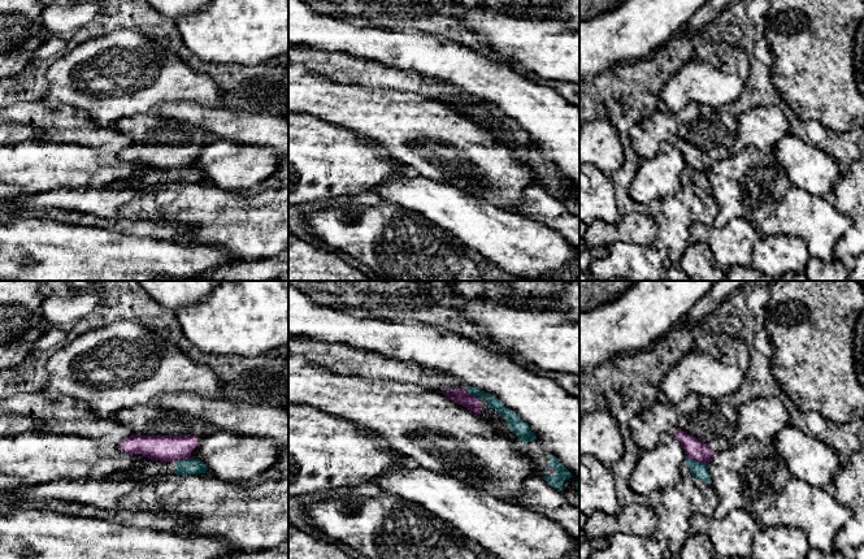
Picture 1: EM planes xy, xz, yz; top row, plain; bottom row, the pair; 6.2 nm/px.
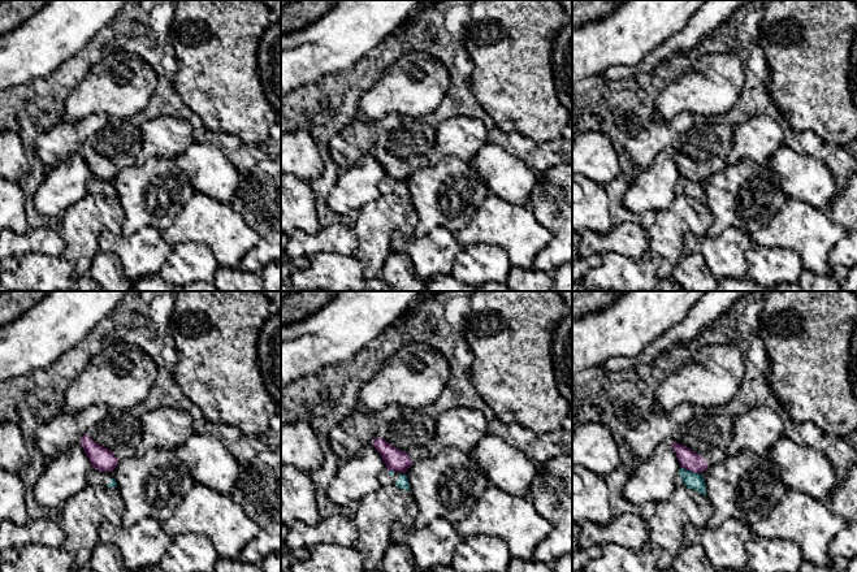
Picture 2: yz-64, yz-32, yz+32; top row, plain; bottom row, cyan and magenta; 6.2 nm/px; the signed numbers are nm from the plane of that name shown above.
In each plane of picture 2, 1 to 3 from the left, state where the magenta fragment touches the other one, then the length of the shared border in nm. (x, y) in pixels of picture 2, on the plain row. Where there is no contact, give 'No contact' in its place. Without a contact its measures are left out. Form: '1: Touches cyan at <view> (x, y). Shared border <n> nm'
1: No contact
2: Touches cyan at yz-32 (392, 180). Shared border 40 nm
3: Touches cyan at yz+32 (689, 180). Shared border 130 nm

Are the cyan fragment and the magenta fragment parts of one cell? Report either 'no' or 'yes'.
no

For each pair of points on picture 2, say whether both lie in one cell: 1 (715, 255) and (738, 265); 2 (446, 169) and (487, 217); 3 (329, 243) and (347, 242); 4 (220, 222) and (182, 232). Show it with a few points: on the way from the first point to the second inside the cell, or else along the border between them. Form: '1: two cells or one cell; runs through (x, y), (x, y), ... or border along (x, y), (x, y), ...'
1: one cell; runs through (721, 255), (732, 263)
2: two cells; border along (490, 194), (471, 220), (459, 230)
3: one cell; runs through (333, 242), (343, 242)
4: one cell; runs through (211, 222), (195, 222), (191, 225)

